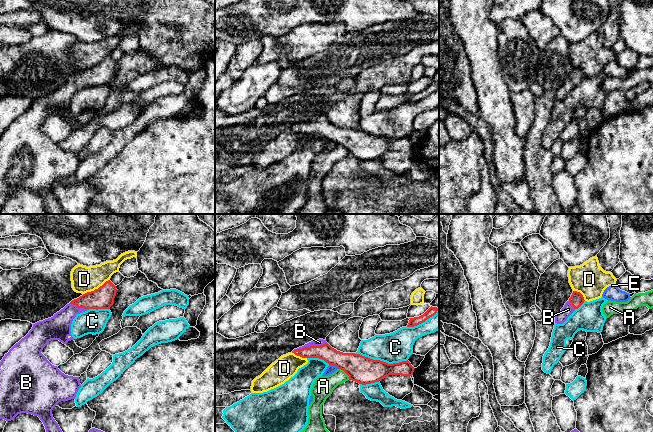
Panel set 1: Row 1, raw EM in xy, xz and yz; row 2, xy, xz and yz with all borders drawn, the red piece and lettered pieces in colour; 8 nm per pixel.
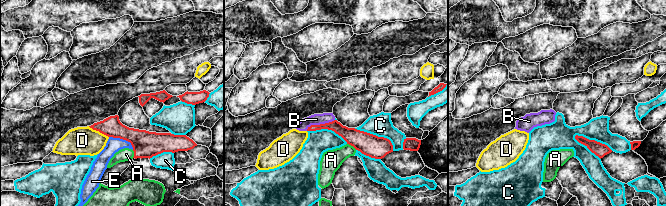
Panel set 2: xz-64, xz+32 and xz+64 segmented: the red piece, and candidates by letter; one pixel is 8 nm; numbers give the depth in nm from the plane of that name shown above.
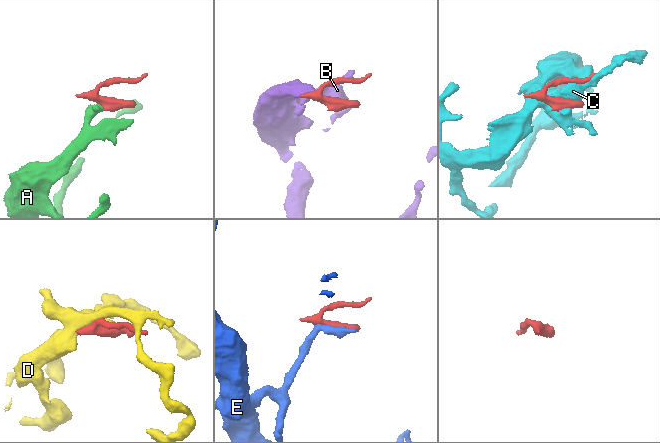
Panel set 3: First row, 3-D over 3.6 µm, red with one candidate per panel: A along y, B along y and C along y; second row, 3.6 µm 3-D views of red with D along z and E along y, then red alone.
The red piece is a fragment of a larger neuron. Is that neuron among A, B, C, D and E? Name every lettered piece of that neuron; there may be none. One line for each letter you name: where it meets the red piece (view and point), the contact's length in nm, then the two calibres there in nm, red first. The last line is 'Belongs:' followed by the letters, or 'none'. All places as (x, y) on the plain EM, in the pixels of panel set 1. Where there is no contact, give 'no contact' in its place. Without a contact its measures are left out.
B: contact xz (310, 122); length 300 nm; calibres 130 and 50 nm
Belongs: B

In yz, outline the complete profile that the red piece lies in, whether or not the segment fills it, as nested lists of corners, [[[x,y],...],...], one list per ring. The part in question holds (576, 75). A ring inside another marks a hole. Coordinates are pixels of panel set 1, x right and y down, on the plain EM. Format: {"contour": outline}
{"contour": [[[573,67],[569,76],[559,89],[555,91],[555,99],[563,100],[567,94],[584,79],[584,73],[580,68]]]}

